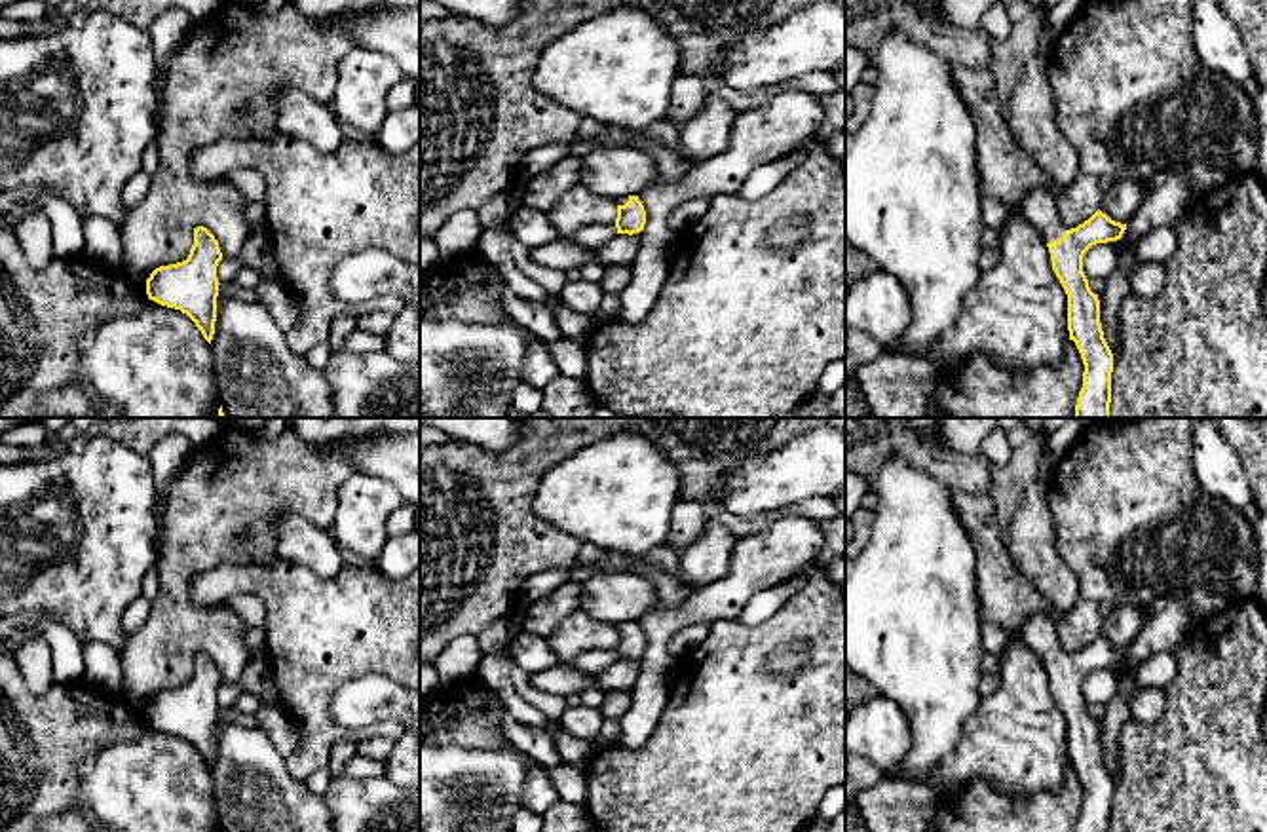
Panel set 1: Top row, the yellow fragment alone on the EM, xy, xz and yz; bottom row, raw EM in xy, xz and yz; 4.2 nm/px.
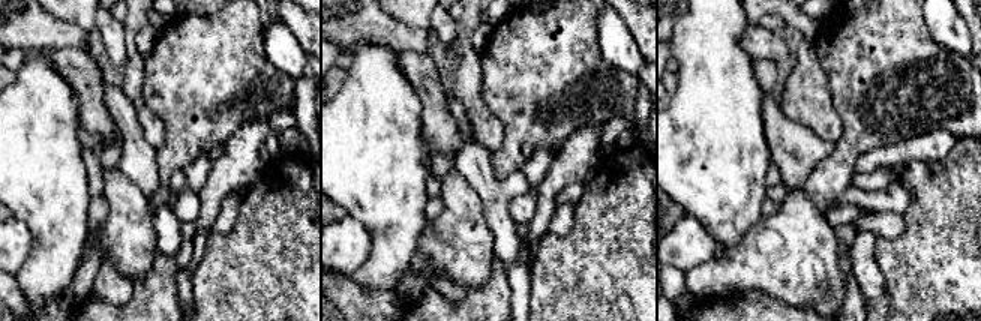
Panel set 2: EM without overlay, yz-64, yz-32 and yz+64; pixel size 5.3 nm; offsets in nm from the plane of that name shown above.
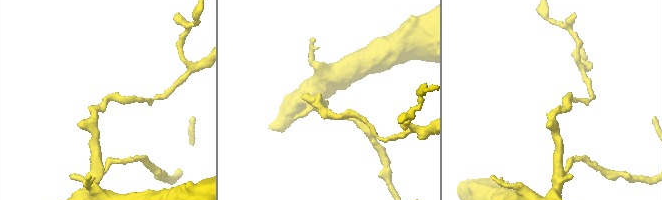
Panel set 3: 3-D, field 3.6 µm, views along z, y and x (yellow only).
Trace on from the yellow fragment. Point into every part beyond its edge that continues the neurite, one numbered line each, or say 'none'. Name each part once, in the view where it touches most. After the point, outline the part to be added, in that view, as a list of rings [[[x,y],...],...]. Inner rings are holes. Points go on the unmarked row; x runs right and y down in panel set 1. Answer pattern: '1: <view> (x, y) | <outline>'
1: yz (1040, 631) | [[[1037,612],[1024,619],[1020,629],[1022,644],[1026,644],[1045,665],[1058,667],[1066,659],[1058,638],[1058,615]]]

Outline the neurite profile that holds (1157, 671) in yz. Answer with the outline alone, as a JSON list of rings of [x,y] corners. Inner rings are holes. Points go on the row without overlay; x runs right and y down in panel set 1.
[[[1161,652],[1136,667],[1126,667],[1121,663],[1113,669],[1119,678],[1128,674],[1138,690],[1166,688],[1176,676],[1178,663],[1172,652]]]

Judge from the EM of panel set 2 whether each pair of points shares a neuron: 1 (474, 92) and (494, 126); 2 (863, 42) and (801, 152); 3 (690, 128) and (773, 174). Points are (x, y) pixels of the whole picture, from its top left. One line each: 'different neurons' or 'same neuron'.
1: same neuron
2: different neurons
3: different neurons

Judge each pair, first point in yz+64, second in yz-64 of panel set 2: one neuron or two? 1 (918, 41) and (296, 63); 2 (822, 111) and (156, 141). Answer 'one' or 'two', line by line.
1: two
2: one

